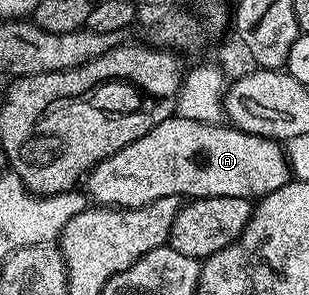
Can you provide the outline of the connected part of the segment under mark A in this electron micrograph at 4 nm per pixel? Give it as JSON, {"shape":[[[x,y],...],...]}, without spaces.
{"shape":[[[175,113],[160,121],[160,125],[156,125],[148,133],[144,133],[144,137],[132,141],[132,145],[124,145],[124,149],[112,153],[112,157],[95,165],[84,180],[84,191],[95,204],[104,207],[143,207],[153,199],[173,195],[190,199],[244,197],[257,201],[263,195],[291,182],[291,179],[290,160],[287,159],[283,144],[279,140],[239,131],[233,125],[184,119]]]}

